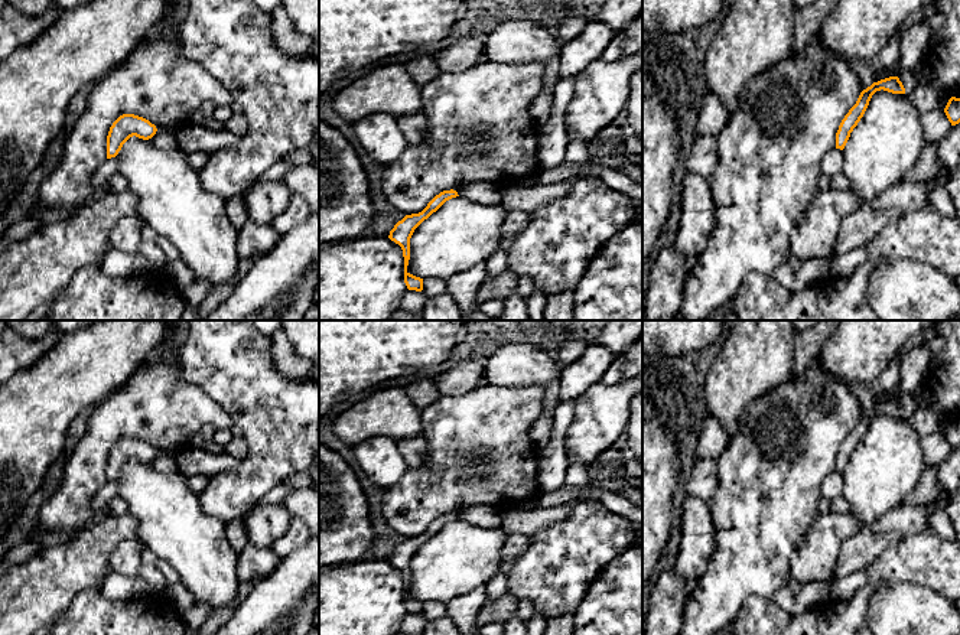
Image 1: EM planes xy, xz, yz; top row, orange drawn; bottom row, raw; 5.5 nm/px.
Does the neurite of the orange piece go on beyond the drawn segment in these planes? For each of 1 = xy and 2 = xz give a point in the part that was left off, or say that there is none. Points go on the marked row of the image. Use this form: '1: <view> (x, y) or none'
1: none
2: none

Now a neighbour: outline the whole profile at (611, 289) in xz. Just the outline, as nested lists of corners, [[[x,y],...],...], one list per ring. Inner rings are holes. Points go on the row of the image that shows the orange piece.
[[[642,221],[612,235],[573,292],[573,320],[642,320]]]

